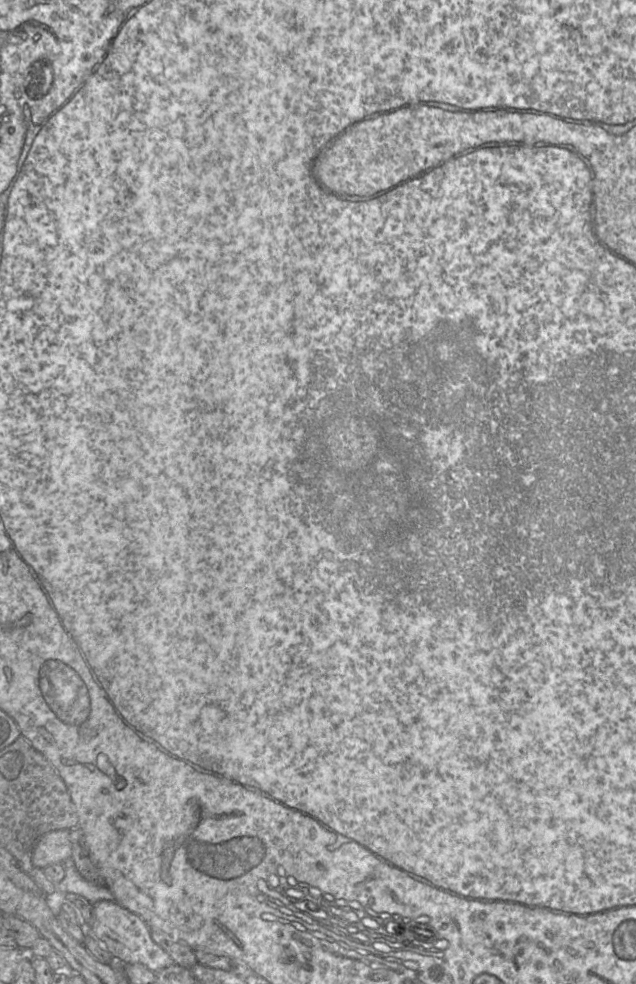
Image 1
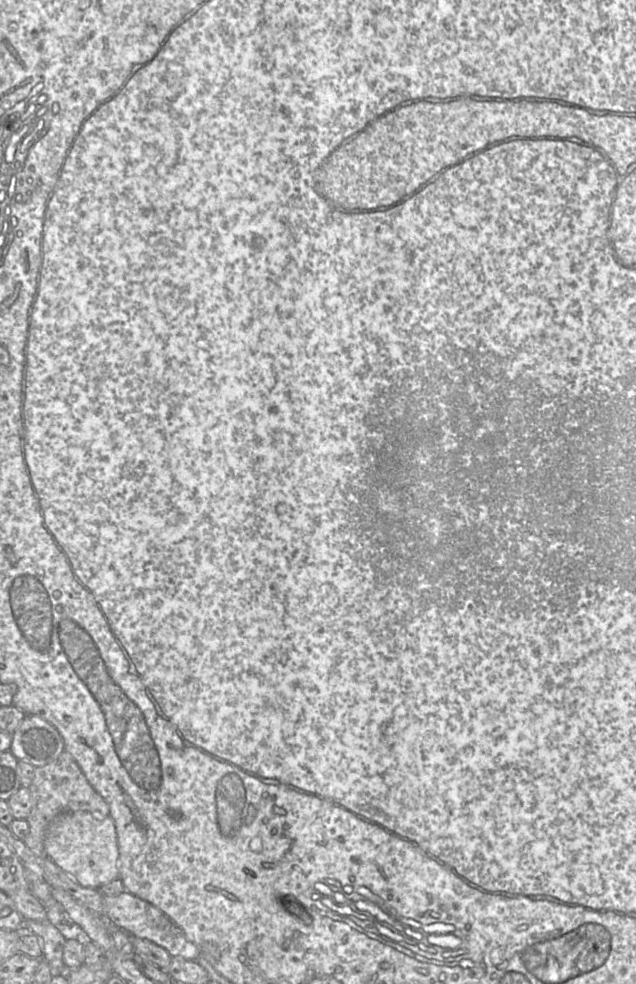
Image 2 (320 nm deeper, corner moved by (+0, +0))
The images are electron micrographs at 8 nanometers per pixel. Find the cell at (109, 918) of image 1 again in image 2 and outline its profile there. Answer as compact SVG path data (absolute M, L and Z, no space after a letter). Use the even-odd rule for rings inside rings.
M128 891L118 895L103 895L103 899L104 915L117 928L133 937L146 939L163 947L173 958L191 961L198 958L200 950L197 945L189 941L183 931L156 906Z

